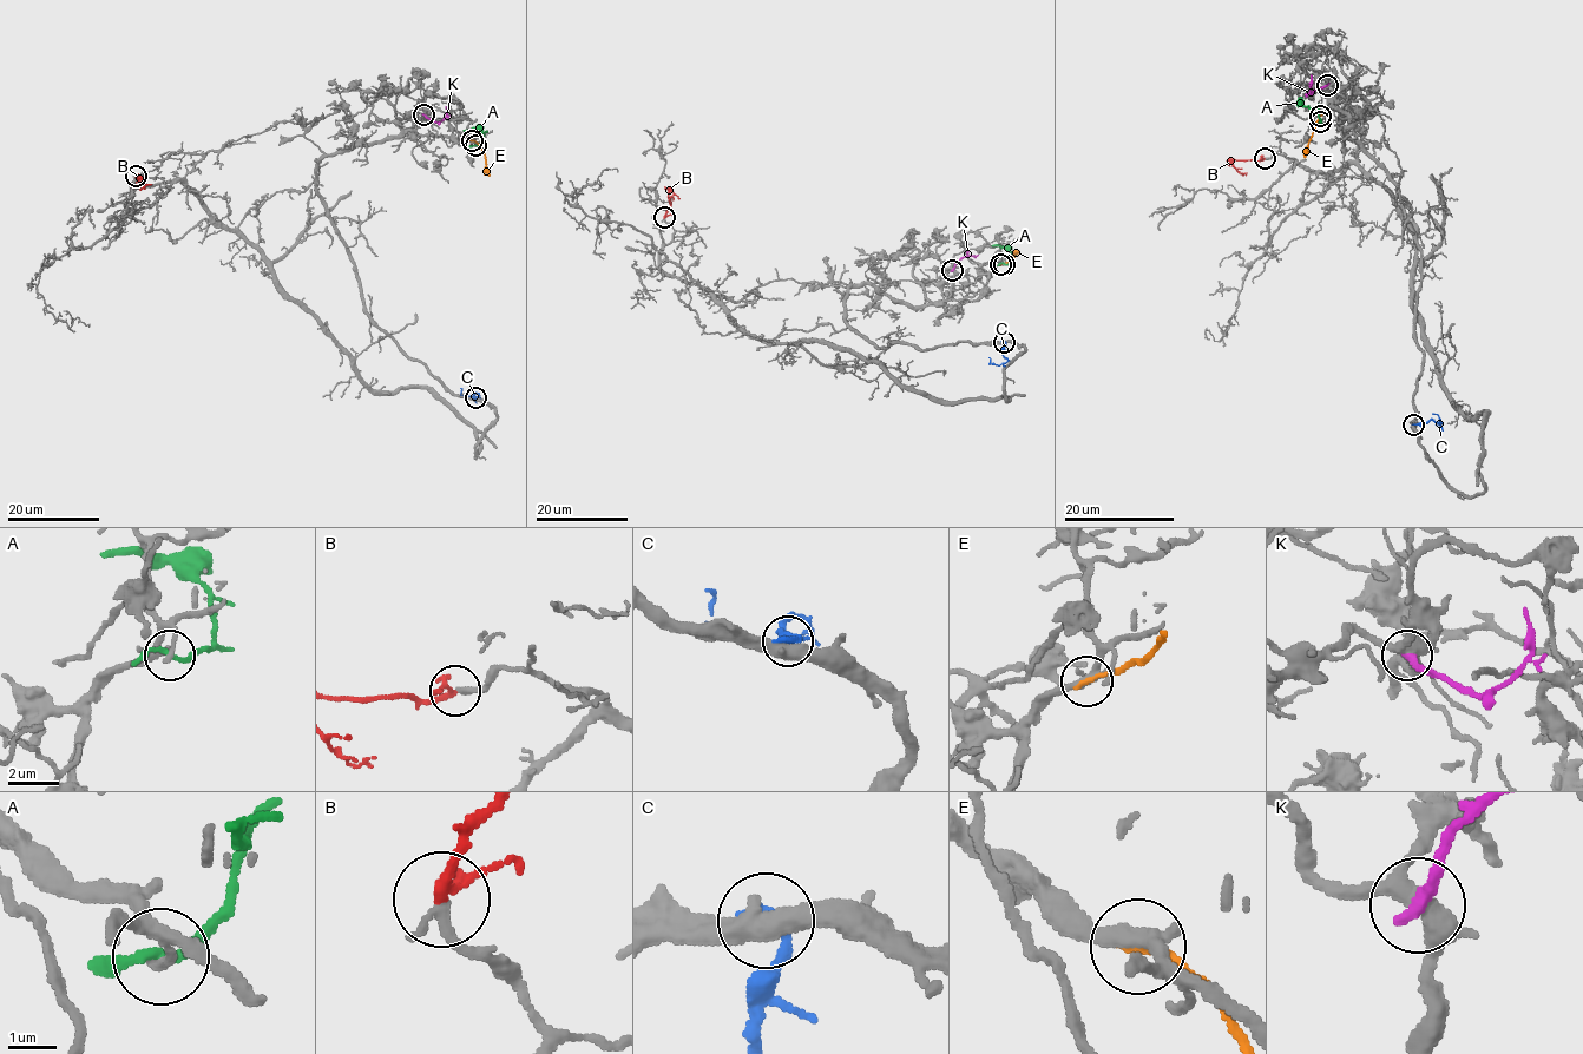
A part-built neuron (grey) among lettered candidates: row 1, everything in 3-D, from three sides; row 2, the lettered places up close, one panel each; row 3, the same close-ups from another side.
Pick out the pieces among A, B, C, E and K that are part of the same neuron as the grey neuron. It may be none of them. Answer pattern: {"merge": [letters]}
{"merge": ["B"]}

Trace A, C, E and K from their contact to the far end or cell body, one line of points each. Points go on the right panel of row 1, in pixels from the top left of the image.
A: (1320, 122), (1317, 107), (1307, 107), (1300, 101), (1298, 104)
C: (1413, 425), (1433, 420), (1442, 422), (1432, 413)
E: (1321, 114), (1305, 157)
K: (1326, 85), (1309, 93), (1312, 74)

